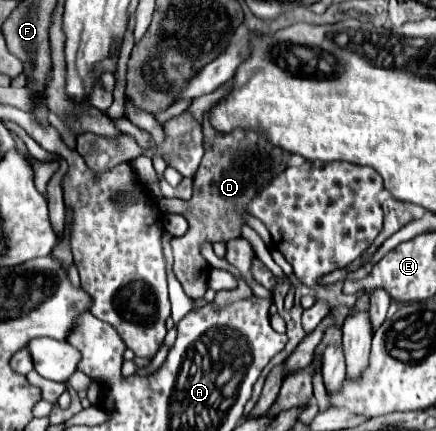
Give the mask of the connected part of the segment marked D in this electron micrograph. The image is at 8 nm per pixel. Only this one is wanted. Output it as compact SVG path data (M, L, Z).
M207 113L203 115L203 133L205 133L205 157L203 157L203 161L201 161L201 165L195 173L195 179L193 179L193 197L189 201L181 201L181 203L177 203L177 199L161 199L159 201L159 209L163 213L179 213L189 221L189 231L183 237L173 237L171 247L173 247L173 257L175 257L175 263L173 263L175 277L179 279L179 283L183 285L183 291L191 299L199 299L199 297L205 295L207 279L209 279L209 271L211 271L211 265L201 255L201 245L205 241L209 241L209 243L217 243L217 241L227 243L231 239L241 237L241 227L245 225L245 215L249 215L251 199L265 185L269 185L271 179L275 179L281 171L287 169L287 161L291 157L289 151L283 151L281 147L273 145L265 137L265 133L261 133L257 129L255 131L253 129L233 129L231 133L217 131L209 123Z

